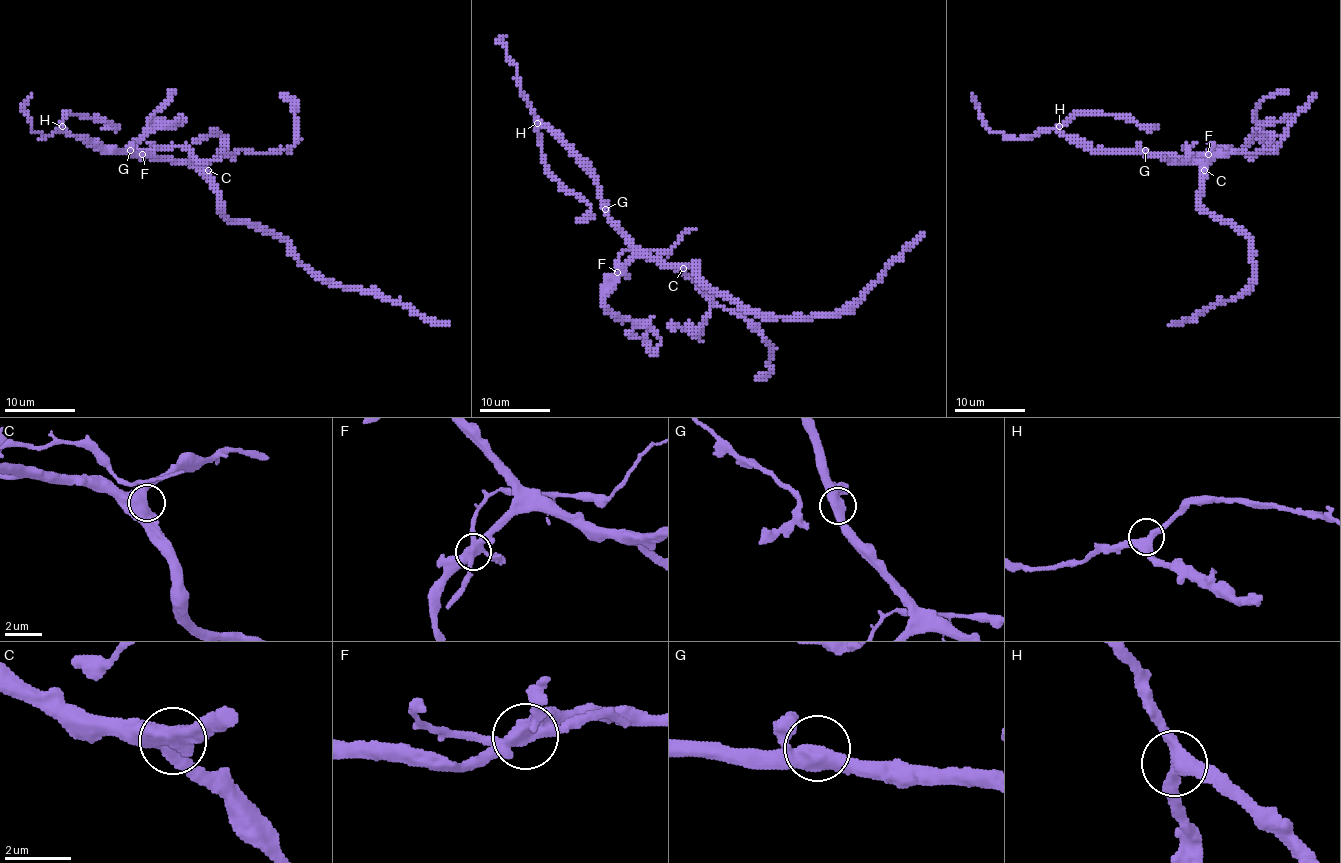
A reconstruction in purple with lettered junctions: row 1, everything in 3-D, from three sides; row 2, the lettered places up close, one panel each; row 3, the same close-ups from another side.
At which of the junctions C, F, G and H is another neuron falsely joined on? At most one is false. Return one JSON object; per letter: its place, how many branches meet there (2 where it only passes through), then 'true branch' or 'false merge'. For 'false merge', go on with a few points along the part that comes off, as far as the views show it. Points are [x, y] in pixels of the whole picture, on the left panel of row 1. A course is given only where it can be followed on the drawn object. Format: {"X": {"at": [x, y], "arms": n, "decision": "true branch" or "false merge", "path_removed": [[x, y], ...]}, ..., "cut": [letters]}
{"C": {"at": [208, 170], "arms": 3, "decision": "true branch"}, "F": {"at": [142, 154], "arms": 5, "decision": "false merge", "path_removed": [[143, 154], [152, 149], [183, 147], [201, 163], [222, 158]]}, "G": {"at": [130, 150], "arms": 3, "decision": "true branch"}, "H": {"at": [62, 126], "arms": 3, "decision": "true branch"}, "cut": ["F"]}

